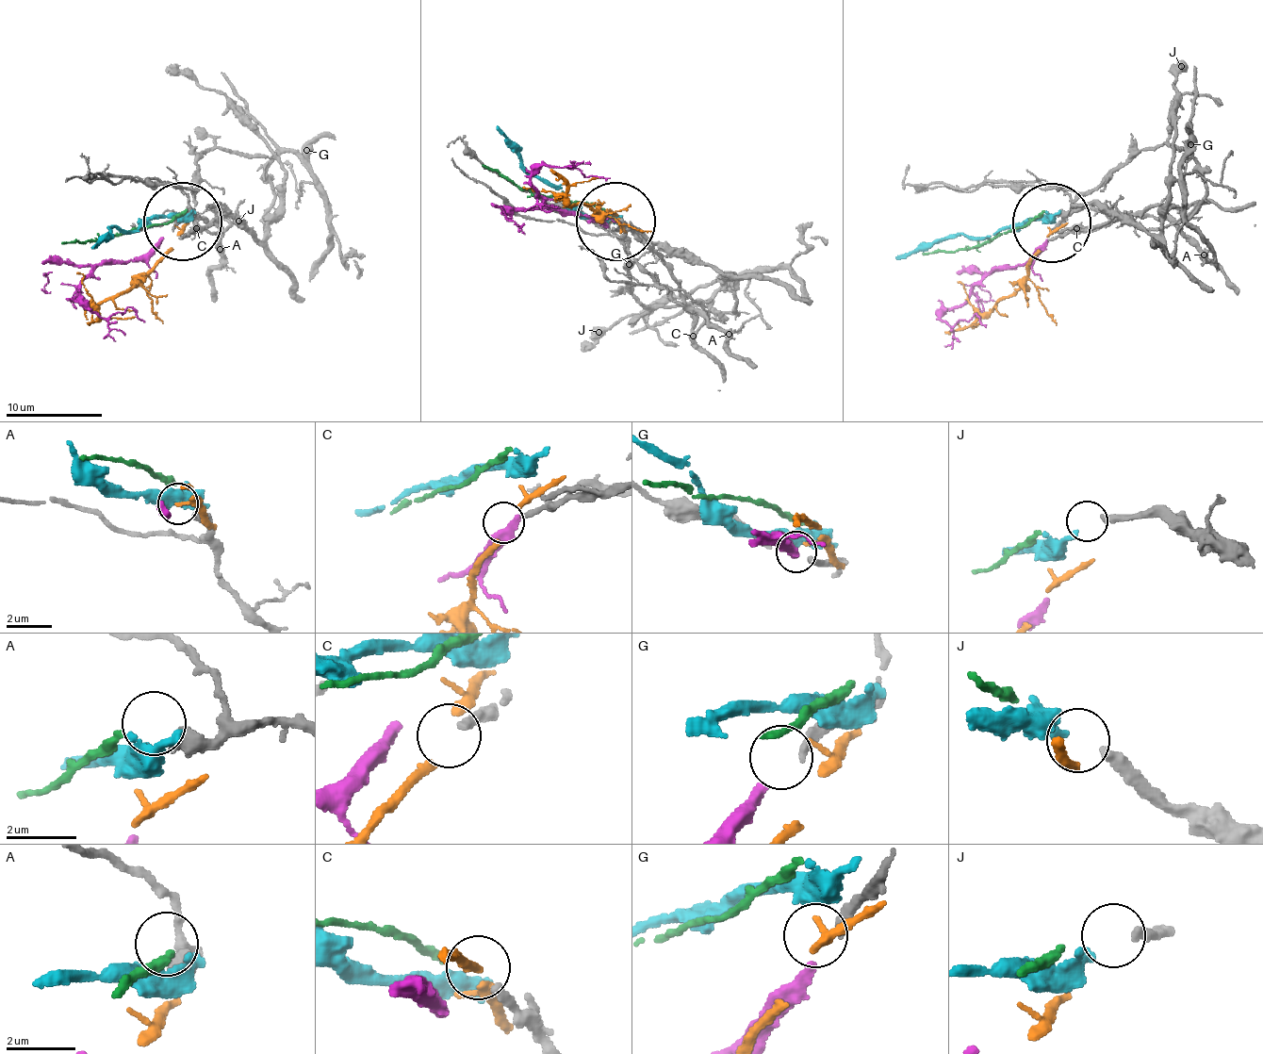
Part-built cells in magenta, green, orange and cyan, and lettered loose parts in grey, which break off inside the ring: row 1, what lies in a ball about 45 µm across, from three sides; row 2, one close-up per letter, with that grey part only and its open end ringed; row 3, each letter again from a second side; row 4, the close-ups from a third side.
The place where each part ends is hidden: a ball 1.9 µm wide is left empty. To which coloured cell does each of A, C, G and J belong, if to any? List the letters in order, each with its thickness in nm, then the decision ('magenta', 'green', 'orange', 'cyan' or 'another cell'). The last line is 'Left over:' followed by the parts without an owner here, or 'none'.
A: 500 nm thick; green
C: 240 nm thick; another cell
G: 240 nm thick; magenta
J: 320 nm thick; cyan
Left over: C

